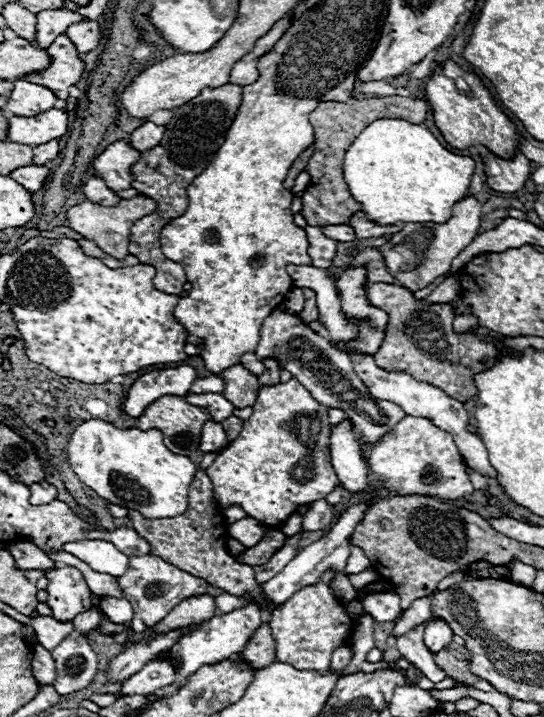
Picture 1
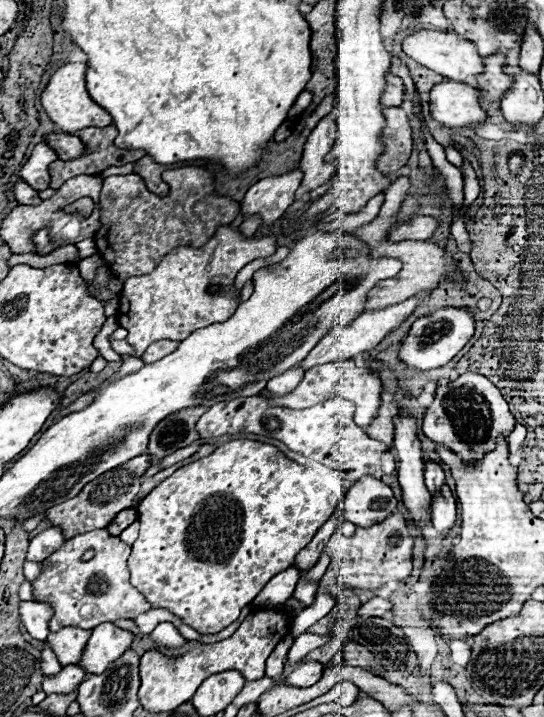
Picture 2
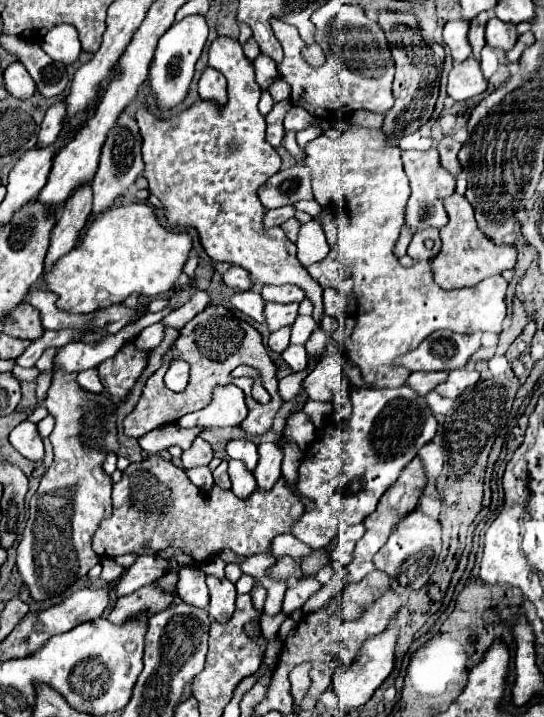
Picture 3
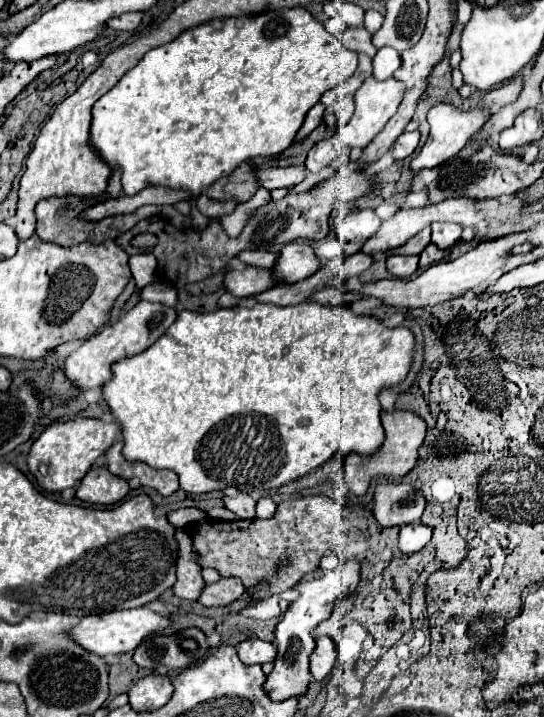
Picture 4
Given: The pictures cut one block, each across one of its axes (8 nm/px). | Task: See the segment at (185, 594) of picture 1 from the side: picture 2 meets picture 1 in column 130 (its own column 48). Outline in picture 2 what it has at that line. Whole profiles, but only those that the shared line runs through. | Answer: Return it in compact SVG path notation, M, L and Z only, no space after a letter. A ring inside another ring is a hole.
M106 528L92 530L80 536L74 536L64 542L54 554L44 560L44 568L36 580L32 580L34 600L46 602L52 606L54 614L48 622L50 632L56 632L64 626L76 626L82 630L92 630L102 622L114 620L134 620L138 614L150 610L150 602L130 584L130 572L126 560L130 556L130 546L120 538L110 536ZM94 550L96 556L90 562L82 562L82 554Z

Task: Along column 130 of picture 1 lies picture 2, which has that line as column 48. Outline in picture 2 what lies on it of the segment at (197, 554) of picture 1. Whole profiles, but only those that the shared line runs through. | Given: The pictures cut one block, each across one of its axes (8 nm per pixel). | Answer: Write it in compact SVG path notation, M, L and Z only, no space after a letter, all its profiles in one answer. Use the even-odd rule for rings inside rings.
M142 454L138 458L132 458L130 462L124 462L122 466L114 468L114 470L108 470L106 474L100 474L94 482L86 484L82 488L82 492L72 498L72 500L66 500L64 504L58 504L54 508L50 508L46 512L46 518L50 522L50 526L58 526L62 530L62 534L66 534L66 540L72 538L72 536L78 536L78 534L84 534L84 532L90 532L90 530L98 530L98 528L106 528L108 522L122 510L126 508L132 508L136 496L138 500L144 498L150 490L148 490L148 484L142 486L142 476L144 472L150 468L152 460L150 456ZM140 486L142 486L142 492L140 492ZM140 492L140 494L138 494Z

